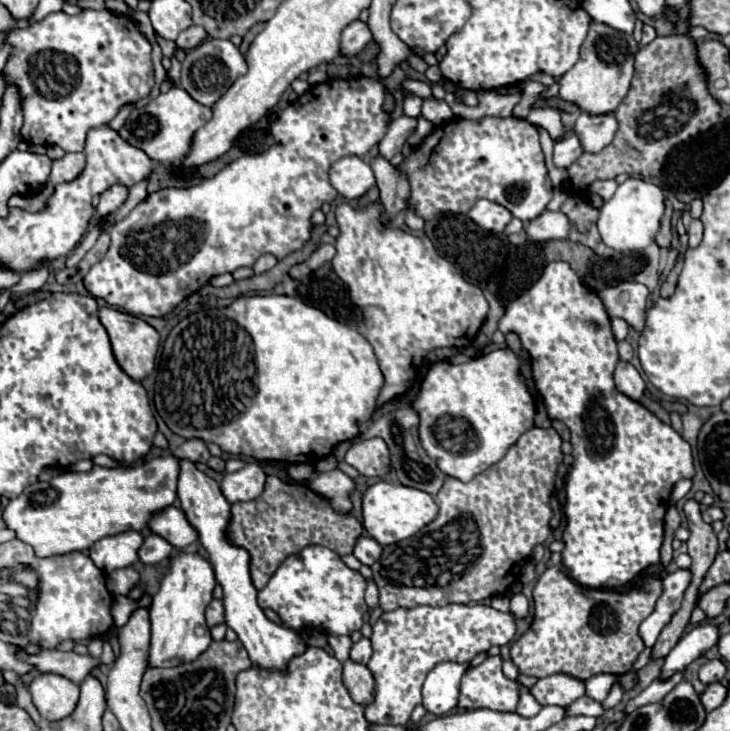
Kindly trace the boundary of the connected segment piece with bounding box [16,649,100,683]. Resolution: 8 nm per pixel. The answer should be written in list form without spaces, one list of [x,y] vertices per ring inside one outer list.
[[[18,649],[16,657],[32,663],[36,669],[40,669],[44,673],[64,675],[74,683],[82,683],[100,665],[98,657],[78,655],[74,651],[64,653],[64,651],[56,651],[56,649],[44,649],[40,655],[26,655],[24,649]]]

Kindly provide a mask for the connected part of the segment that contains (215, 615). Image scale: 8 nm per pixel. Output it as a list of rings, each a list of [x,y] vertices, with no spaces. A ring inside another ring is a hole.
[[[212,599],[212,603],[208,605],[206,609],[206,623],[208,627],[216,627],[220,623],[224,623],[226,617],[224,617],[224,605],[222,605],[222,599]]]

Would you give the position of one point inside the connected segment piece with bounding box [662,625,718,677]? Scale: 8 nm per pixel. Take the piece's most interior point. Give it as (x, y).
(697, 640)

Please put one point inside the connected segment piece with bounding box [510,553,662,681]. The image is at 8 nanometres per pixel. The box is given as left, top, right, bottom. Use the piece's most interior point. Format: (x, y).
(580, 631)

